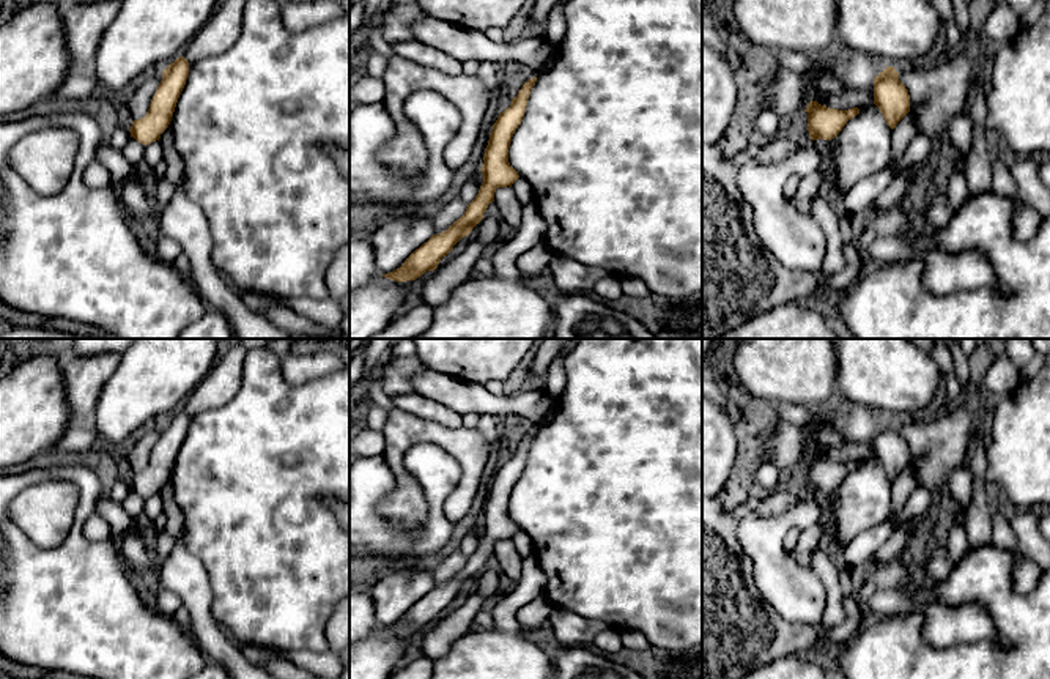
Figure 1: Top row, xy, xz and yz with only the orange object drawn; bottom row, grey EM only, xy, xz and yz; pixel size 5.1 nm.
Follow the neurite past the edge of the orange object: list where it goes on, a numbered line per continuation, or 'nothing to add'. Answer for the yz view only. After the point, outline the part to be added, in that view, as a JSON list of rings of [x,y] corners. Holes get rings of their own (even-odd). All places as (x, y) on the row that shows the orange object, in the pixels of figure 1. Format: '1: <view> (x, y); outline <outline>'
nothing to add

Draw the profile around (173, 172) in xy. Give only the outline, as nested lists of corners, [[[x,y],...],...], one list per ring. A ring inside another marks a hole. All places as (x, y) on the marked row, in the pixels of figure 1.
[[[167,128],[159,139],[162,150],[164,150],[164,159],[167,162],[167,170],[164,178],[170,183],[170,184],[176,184],[178,180],[183,176],[183,161],[181,156],[178,154],[178,151],[173,147],[173,137],[170,129]]]

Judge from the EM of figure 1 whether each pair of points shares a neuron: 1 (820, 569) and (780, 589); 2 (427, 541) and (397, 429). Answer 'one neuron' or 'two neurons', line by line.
1: two neurons
2: two neurons

